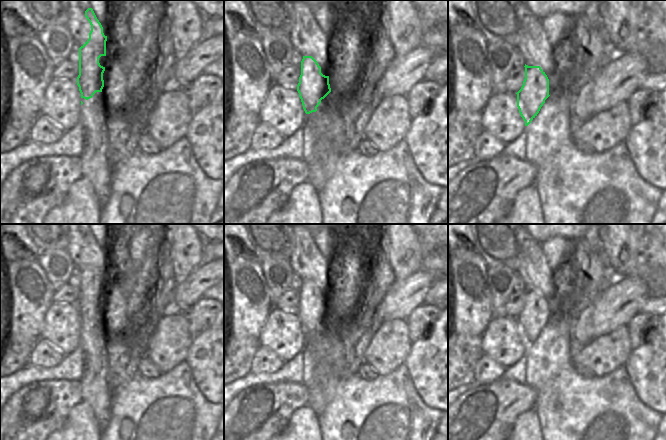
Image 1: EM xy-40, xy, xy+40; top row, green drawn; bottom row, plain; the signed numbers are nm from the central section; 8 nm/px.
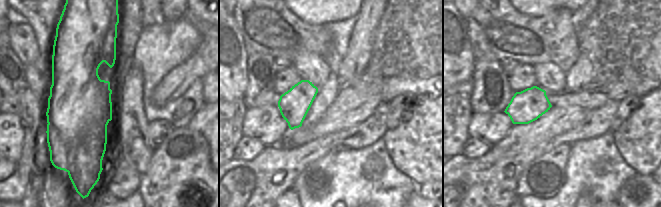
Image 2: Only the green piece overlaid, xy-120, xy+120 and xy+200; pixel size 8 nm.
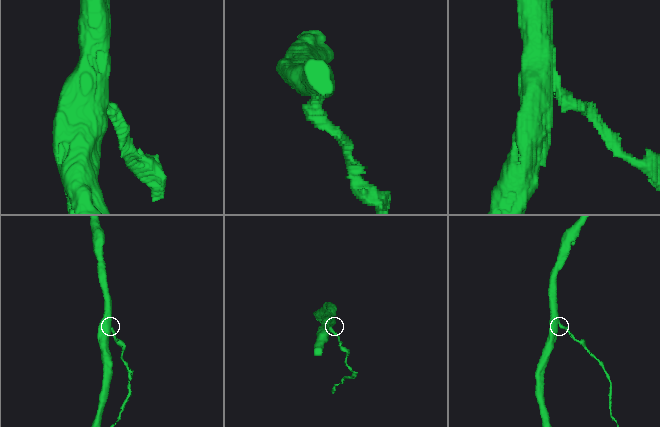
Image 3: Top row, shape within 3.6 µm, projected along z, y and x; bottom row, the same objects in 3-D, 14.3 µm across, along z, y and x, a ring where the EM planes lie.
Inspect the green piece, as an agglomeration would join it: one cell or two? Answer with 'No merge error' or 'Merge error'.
Merge error.

